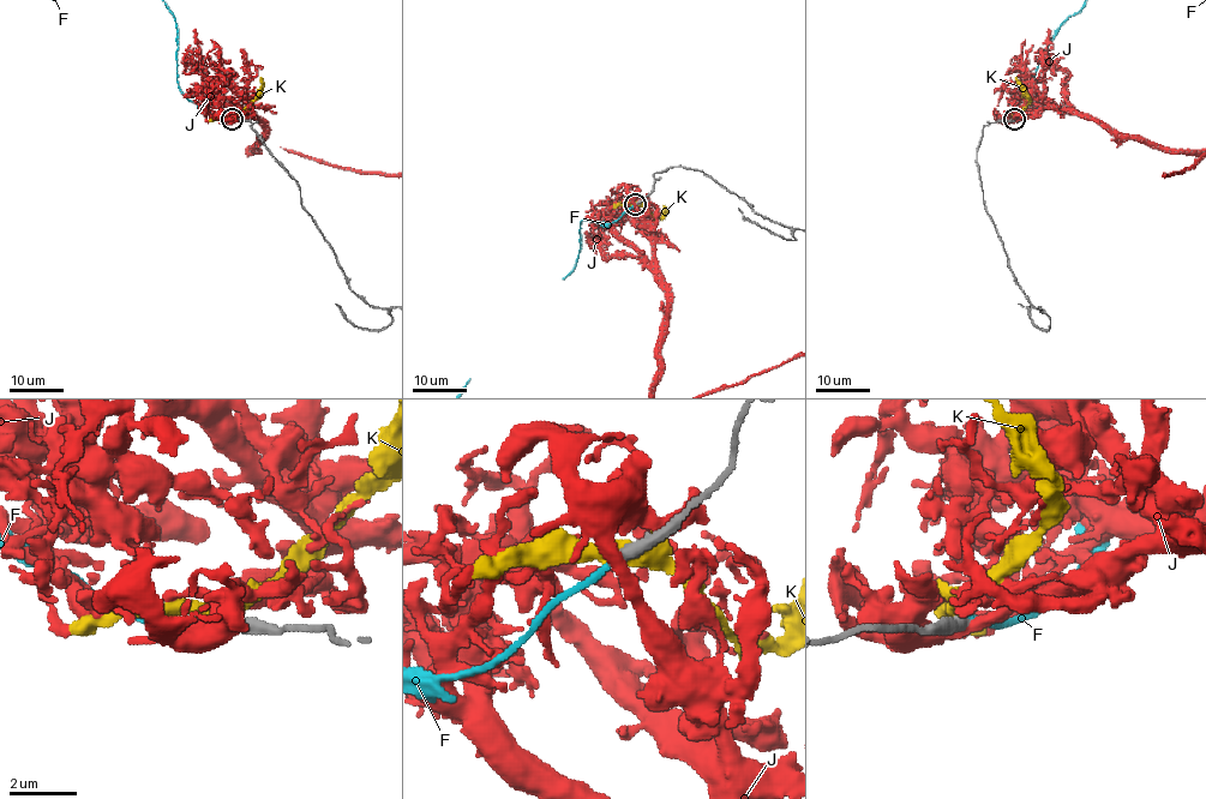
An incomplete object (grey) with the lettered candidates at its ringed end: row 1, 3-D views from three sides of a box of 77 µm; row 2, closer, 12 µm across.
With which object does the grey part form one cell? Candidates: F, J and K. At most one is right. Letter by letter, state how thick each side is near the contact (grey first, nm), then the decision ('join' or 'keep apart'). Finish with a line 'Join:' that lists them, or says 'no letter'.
F: 400/200 nm | join
J: 400/360 nm | keep apart
K: 440/460 nm | keep apart
Join: F

